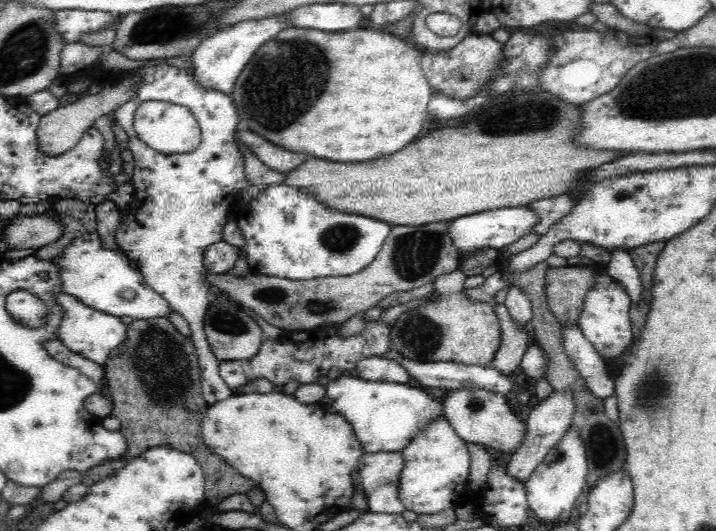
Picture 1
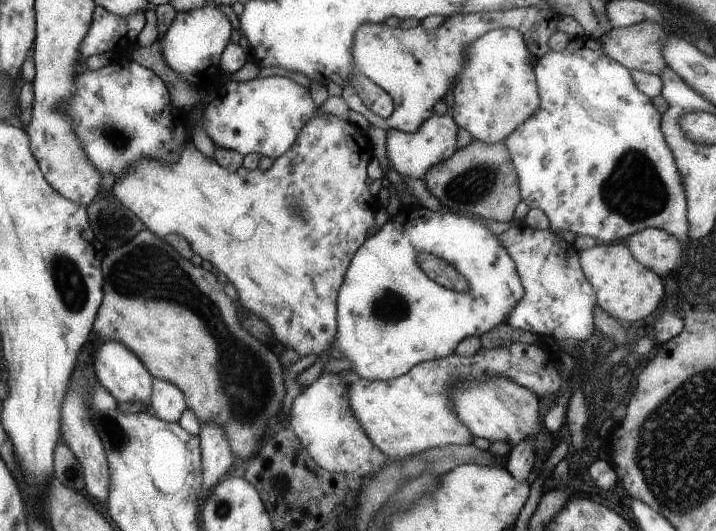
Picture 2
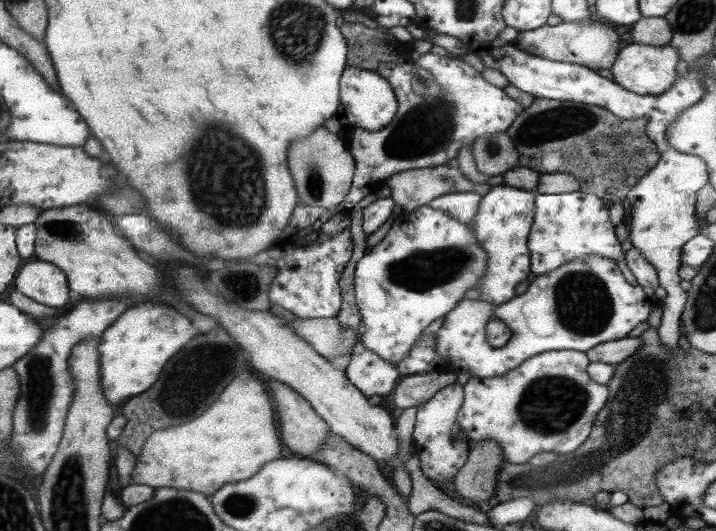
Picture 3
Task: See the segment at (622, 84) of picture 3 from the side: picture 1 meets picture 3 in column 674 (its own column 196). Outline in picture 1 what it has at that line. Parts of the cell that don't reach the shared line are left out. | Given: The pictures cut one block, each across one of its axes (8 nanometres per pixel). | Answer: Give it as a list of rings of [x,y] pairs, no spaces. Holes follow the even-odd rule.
[[[268,16],[262,20],[244,20],[238,22],[234,26],[228,26],[224,30],[218,30],[214,36],[202,40],[198,44],[198,48],[194,48],[192,62],[194,62],[194,70],[190,70],[192,78],[196,80],[196,84],[200,84],[206,90],[220,90],[224,94],[232,94],[232,88],[238,80],[238,76],[242,74],[244,66],[250,62],[250,58],[268,42],[272,40],[278,32],[288,30],[290,24],[286,24],[284,16]]]

